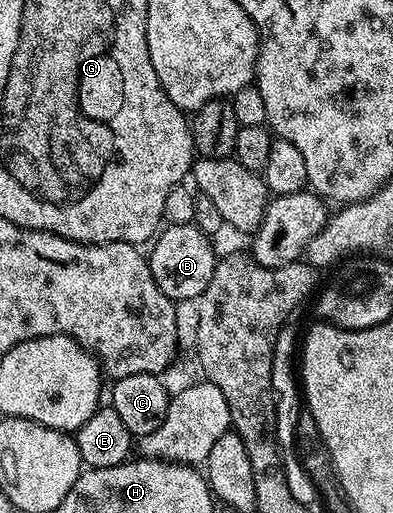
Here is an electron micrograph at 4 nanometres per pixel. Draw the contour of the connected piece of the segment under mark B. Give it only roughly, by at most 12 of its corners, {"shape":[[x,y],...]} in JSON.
{"shape":[[168,225],[149,250],[153,280],[172,302],[197,300],[213,280],[212,239]]}

